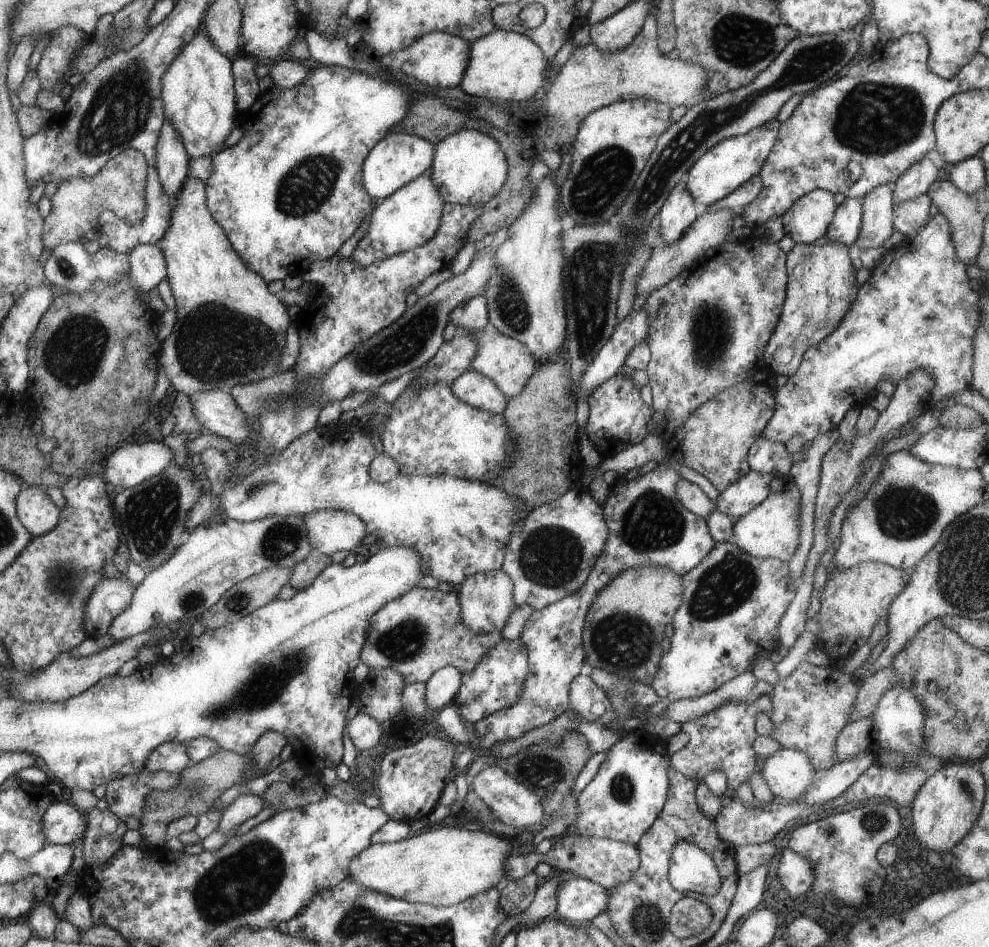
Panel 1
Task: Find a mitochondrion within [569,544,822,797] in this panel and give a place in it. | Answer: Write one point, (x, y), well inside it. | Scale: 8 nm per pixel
(727, 585)

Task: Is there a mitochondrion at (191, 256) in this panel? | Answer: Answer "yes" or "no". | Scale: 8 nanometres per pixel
no

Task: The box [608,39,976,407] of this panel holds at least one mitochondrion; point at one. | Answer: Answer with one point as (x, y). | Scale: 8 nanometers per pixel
(874, 118)

